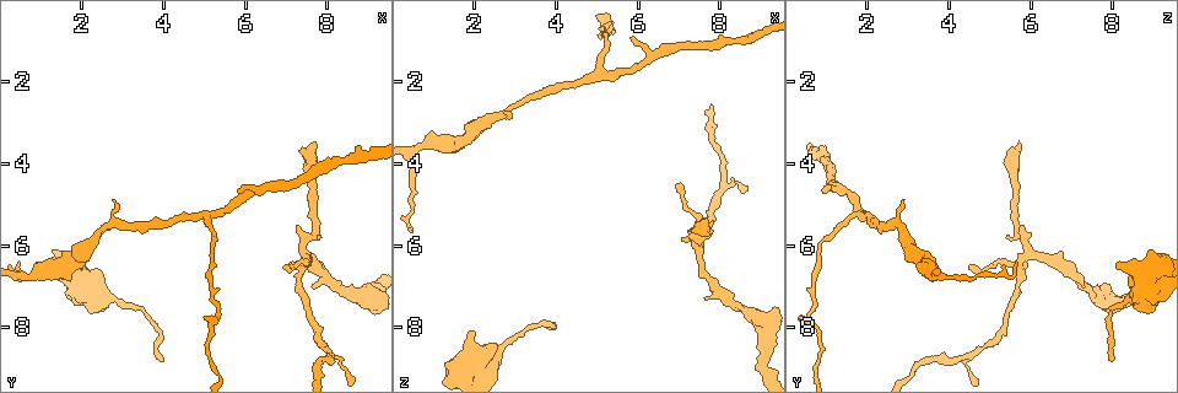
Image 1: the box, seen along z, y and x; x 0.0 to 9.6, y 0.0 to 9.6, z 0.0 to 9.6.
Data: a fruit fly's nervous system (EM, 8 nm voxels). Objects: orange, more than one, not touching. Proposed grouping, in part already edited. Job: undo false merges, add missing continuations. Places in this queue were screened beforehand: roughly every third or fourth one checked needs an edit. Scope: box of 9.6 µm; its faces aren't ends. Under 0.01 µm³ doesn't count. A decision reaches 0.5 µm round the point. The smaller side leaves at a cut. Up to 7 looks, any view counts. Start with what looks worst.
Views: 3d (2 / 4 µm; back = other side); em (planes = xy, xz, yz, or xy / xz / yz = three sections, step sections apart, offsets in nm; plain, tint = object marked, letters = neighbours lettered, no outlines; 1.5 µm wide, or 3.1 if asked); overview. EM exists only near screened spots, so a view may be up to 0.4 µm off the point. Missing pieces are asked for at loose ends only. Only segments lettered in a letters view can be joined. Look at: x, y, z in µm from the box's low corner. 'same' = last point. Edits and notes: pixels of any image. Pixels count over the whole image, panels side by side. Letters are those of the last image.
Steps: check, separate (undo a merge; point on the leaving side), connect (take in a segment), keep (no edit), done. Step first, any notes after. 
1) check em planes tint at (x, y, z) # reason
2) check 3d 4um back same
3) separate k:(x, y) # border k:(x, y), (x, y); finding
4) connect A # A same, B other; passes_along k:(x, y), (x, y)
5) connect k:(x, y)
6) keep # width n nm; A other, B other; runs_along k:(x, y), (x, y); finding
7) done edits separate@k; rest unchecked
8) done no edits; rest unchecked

check 3d 2um at (5.90, 4.65, 1.00) # free end

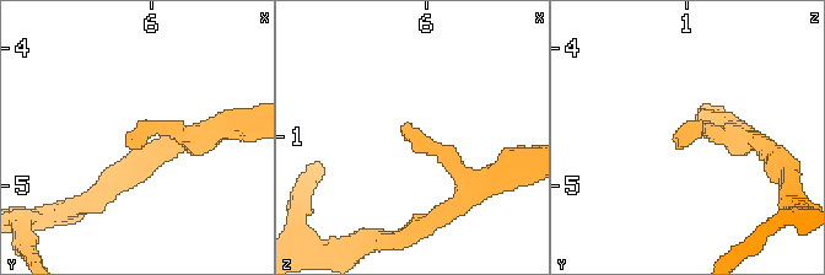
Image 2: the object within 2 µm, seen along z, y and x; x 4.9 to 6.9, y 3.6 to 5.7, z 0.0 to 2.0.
check em xz step 4 letters at (5.84, 4.74, 0.92)

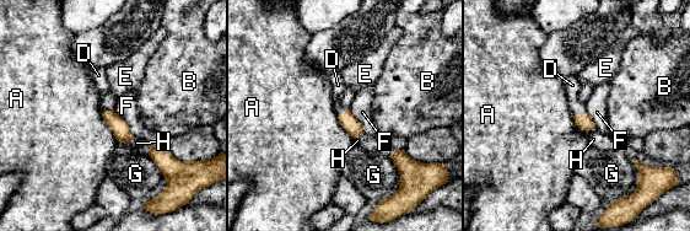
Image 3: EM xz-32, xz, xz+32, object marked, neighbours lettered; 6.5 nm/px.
connect D # width 100 nm; A other, B other, D same, E other, F other, G other, H other; passes_along 3:(583, 122), (580, 114), (572, 85); the cell continues

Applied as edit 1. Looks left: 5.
check em planes letters at (4.05, 8.85, 8.00) # thin end

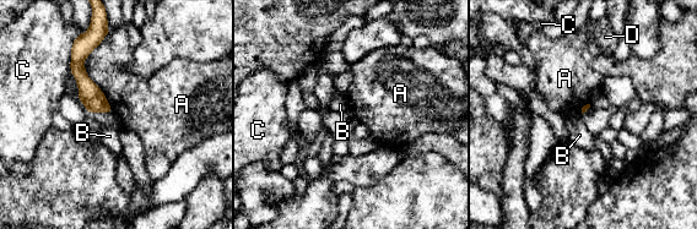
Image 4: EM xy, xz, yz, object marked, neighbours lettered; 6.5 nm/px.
keep # A other, B other, C other, D other; border 4:(84, 65), (111, 110); no lettered segment goes on from it

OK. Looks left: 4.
check em planes letters at (2.65, 7.30, 8.45) # sudden change in width

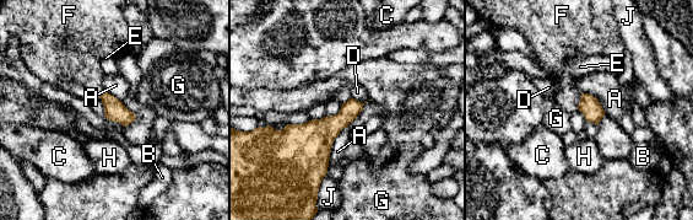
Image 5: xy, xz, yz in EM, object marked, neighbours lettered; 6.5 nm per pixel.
keep # A other, B other, C other, D other, E other, F other, G other, H other, J other; border 5:(347, 125), (335, 138), (328, 162); continuous, no second cell

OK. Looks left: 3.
done edits connect@3; rest unchecked

